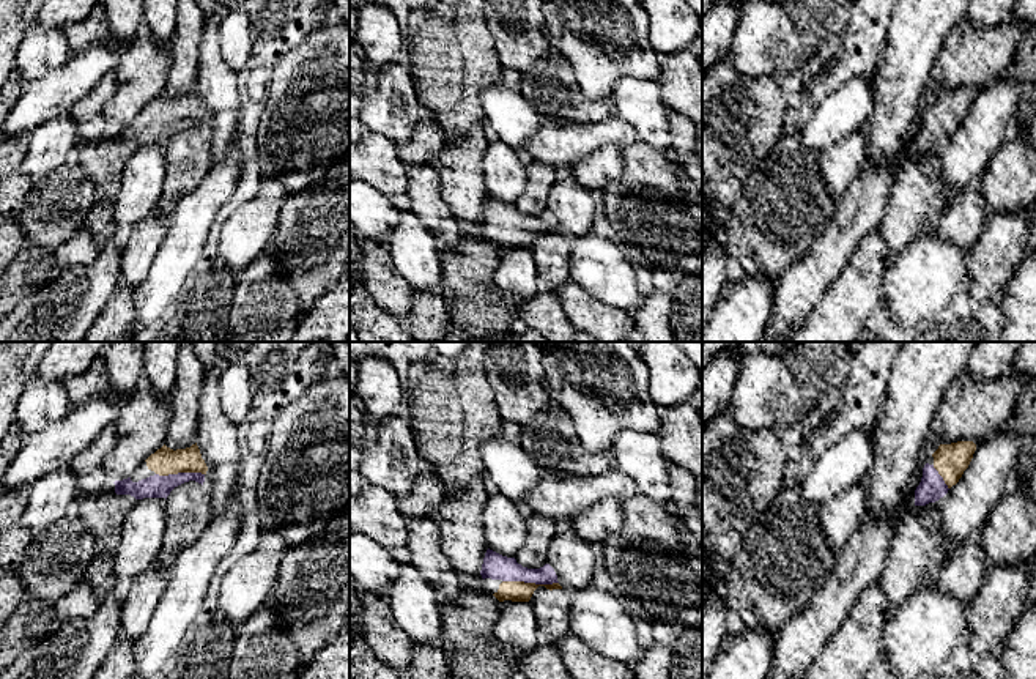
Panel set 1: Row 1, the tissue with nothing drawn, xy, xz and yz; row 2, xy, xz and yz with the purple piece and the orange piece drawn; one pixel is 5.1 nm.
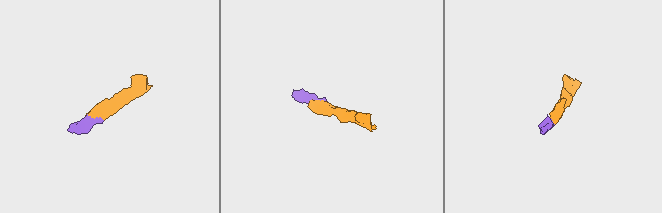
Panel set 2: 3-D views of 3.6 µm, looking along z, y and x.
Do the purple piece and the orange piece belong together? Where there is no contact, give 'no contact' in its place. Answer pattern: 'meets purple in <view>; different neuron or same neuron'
meets purple in xz; same neuron

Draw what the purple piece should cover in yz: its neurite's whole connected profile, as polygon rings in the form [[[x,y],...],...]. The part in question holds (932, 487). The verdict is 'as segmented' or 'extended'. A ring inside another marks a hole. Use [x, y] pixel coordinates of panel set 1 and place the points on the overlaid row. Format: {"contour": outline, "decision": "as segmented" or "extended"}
{"contour": [[[973,441],[940,444],[932,454],[934,463],[926,463],[923,468],[921,482],[915,490],[915,506],[926,506],[943,498],[959,482],[975,451]]], "decision": "extended"}

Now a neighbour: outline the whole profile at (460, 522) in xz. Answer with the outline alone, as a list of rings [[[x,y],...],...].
[[[477,476],[461,493],[446,492],[446,499],[436,517],[441,550],[452,562],[466,591],[485,589],[480,570],[488,550],[482,520],[487,499],[483,476]]]

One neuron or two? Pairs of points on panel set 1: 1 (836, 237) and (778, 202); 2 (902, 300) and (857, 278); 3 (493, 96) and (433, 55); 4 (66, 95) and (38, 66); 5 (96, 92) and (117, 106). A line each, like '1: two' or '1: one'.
1: two
2: two
3: two
4: two
5: two

